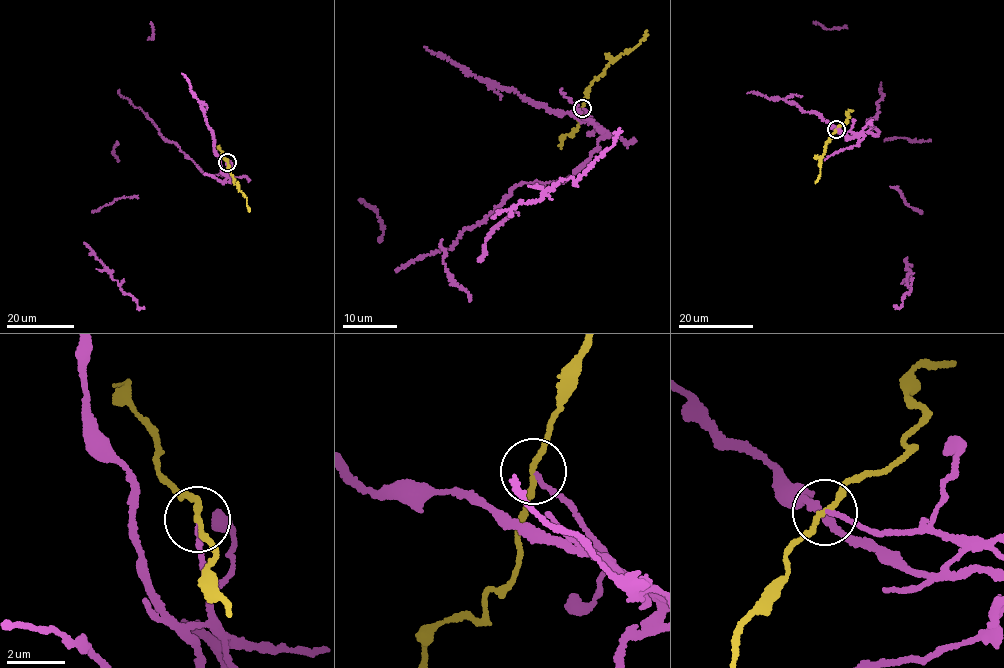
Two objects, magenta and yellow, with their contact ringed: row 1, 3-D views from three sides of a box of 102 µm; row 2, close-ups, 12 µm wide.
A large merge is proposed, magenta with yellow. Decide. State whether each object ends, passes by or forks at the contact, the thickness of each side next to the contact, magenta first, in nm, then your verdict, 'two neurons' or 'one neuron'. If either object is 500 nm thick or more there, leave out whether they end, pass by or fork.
magenta ends; yellow passes by; calibres 130 and 170 nm; two neurons

